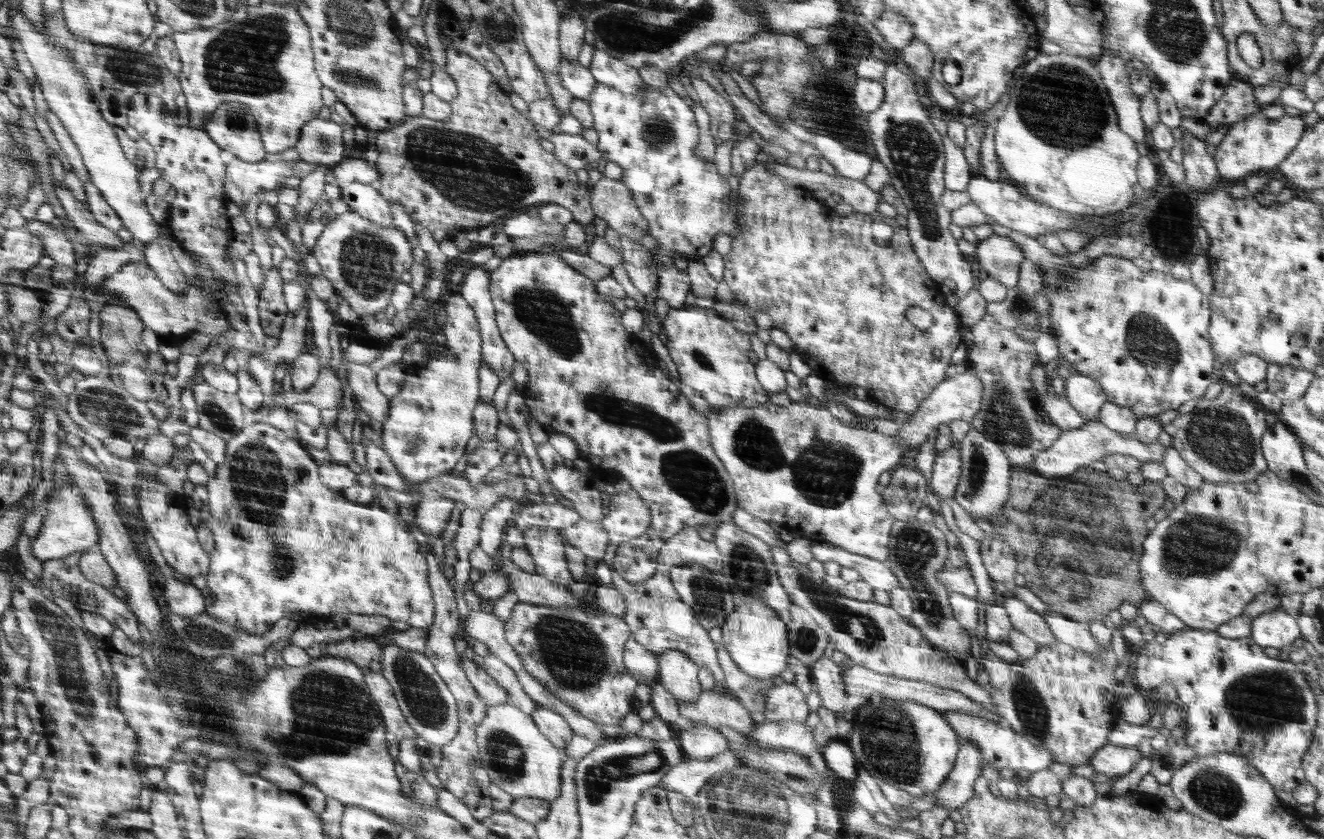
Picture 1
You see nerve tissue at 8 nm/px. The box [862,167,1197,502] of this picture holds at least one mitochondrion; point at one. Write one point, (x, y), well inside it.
(1003, 419)

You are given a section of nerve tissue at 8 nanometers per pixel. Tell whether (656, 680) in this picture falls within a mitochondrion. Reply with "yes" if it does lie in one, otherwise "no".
no

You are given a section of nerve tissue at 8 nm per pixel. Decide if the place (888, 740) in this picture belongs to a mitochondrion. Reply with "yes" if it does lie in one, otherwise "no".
yes

